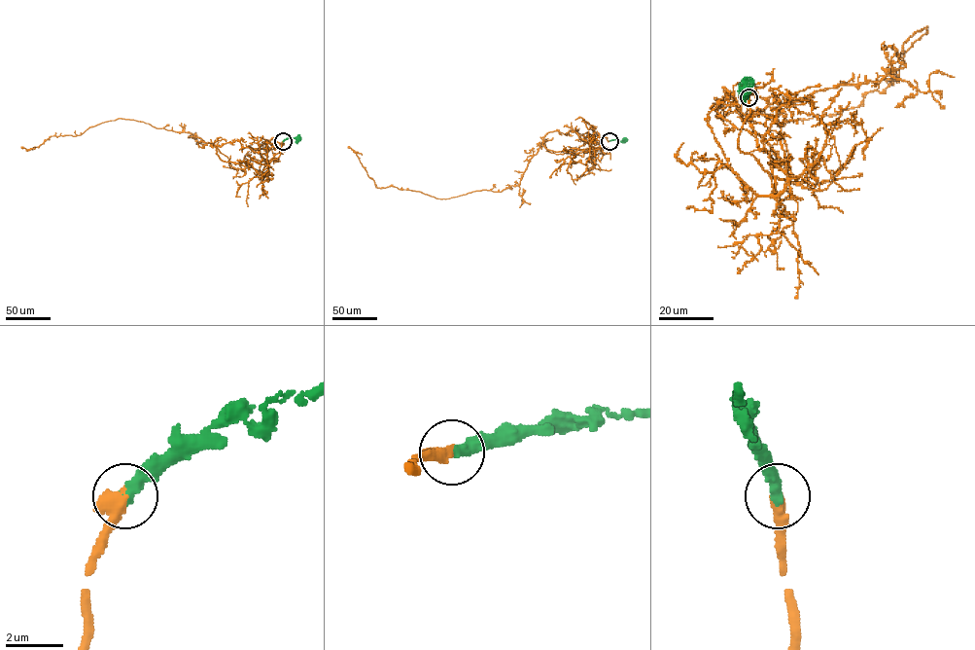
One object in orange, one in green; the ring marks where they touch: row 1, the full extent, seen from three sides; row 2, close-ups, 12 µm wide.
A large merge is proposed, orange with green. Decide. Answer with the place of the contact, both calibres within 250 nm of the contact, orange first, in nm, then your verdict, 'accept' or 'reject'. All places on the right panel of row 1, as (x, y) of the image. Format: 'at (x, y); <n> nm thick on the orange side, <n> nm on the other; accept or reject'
at (748, 97); 480 nm thick on the orange side, 400 nm on the other; accept

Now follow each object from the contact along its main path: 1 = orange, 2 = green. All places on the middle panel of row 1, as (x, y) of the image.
1: (609, 141), (558, 152), (542, 141), (518, 186), (441, 198), (377, 188), (348, 147)
2: (609, 141), (624, 139)

